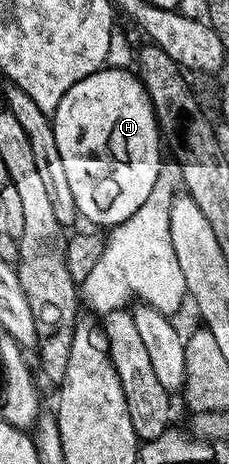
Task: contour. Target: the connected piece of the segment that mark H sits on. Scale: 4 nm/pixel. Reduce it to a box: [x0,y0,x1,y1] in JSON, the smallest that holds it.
[51,68,163,226]

